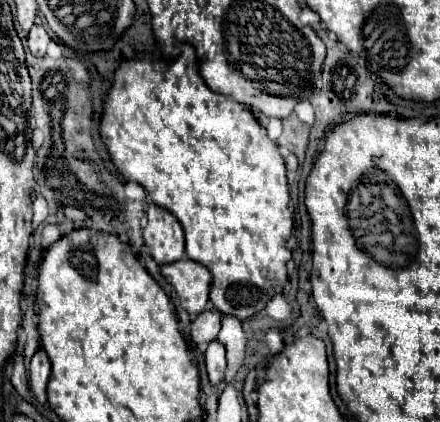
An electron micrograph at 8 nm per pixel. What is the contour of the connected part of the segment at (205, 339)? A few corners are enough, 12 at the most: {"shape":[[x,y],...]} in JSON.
{"shape":[[218,310],[198,314],[190,330],[194,344],[206,346],[218,338]]}

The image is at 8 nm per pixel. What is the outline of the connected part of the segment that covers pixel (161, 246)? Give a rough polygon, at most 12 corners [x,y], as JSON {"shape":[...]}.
{"shape":[[150,204],[144,242],[164,266],[184,256],[184,230]]}

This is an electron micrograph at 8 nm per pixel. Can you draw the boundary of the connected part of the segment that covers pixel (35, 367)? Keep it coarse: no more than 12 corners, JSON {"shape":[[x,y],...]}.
{"shape":[[40,348],[28,368],[30,390],[46,404],[50,360]]}

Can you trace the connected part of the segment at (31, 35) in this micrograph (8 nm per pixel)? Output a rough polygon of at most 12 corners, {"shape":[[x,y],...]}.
{"shape":[[32,26],[28,48],[34,56],[44,56],[50,34],[44,26]]}

